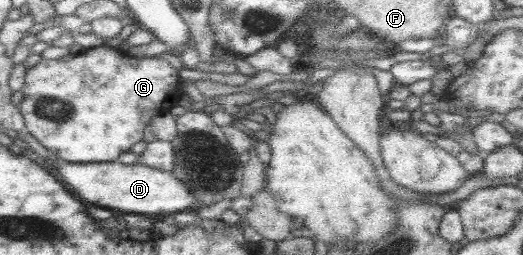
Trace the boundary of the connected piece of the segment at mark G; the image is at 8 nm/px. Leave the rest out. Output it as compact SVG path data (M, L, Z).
M104 45L95 48L85 49L82 53L72 56L70 59L39 59L39 62L28 68L23 76L23 85L21 86L21 94L23 98L19 102L18 109L23 121L24 131L30 134L47 152L55 154L59 160L69 162L71 164L89 164L89 163L103 163L115 161L118 156L129 150L129 147L135 143L143 141L143 129L147 126L148 120L152 116L159 116L168 112L172 106L177 105L180 95L179 86L181 79L178 76L178 70L171 67L167 61L158 58L129 58L119 50Z

